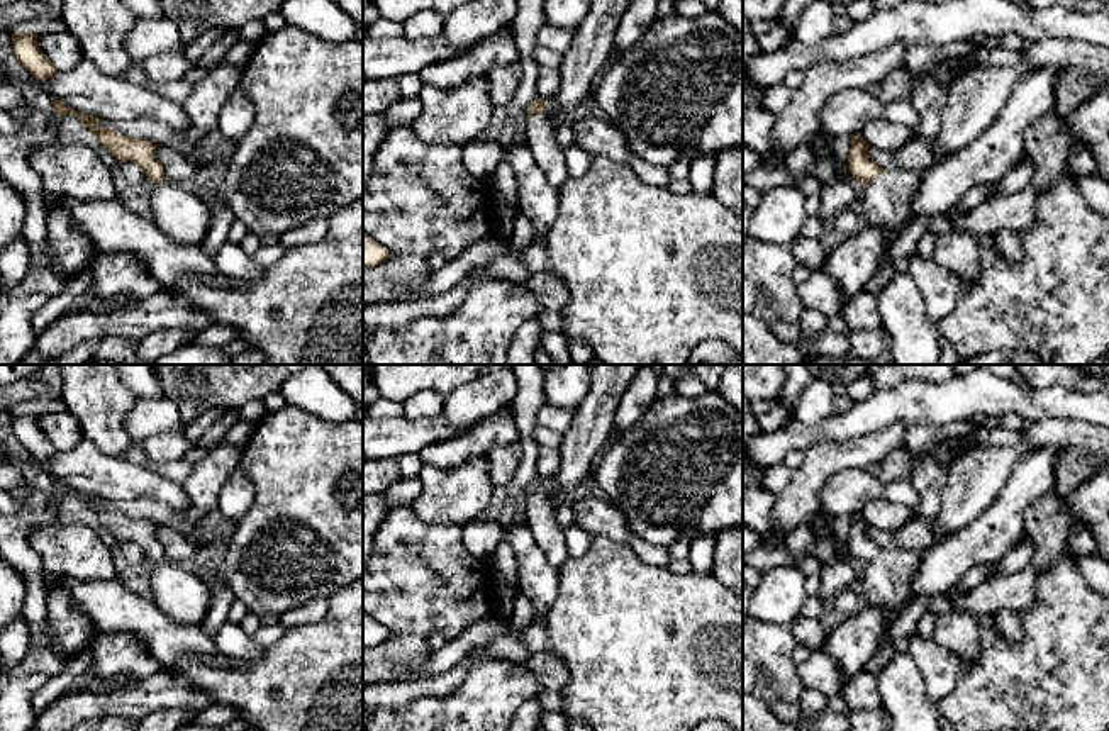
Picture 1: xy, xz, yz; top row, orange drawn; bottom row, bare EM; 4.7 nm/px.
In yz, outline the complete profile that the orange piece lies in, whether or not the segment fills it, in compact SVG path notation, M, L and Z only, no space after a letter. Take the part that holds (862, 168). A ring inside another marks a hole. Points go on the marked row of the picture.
M855 132L850 137L851 149L848 156L848 170L856 181L867 183L867 190L858 197L858 204L861 205L861 220L865 226L877 227L885 239L890 236L892 241L895 241L907 226L911 202L917 193L919 183L922 181L926 171L883 171L868 158L870 146L863 139L861 132Z

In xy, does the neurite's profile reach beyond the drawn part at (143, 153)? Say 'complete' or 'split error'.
split error

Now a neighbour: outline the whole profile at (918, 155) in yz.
M911 137L902 148L882 151L868 148L868 158L882 171L926 171L946 158L934 153L934 137Z

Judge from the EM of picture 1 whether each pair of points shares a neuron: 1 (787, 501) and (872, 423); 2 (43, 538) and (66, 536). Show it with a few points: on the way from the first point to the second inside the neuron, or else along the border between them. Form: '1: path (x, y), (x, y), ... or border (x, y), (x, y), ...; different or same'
1: border (892, 424), (882, 431), (816, 445); different
2: path (48, 538), (61, 538); same

